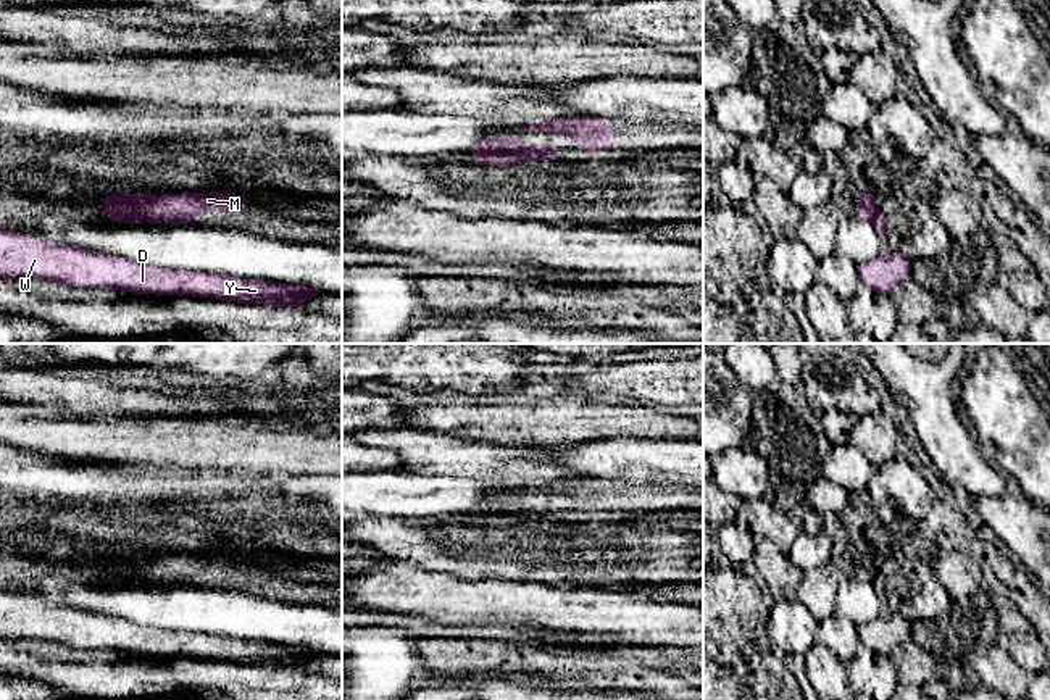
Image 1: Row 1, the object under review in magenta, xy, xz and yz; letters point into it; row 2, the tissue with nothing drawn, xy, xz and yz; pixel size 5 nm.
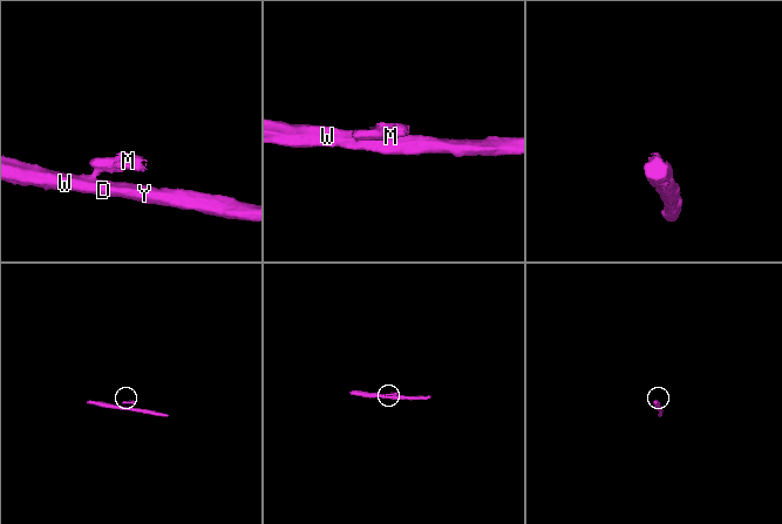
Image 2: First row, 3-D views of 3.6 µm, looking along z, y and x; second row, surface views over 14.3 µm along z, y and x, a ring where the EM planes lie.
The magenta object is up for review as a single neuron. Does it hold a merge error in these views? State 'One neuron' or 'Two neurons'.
Two neurons

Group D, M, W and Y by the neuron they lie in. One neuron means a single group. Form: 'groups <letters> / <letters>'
groups D W Y / M

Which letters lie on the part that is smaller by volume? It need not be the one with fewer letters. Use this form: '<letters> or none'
M

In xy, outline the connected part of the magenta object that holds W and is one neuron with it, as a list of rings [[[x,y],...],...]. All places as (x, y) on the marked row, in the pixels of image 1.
[[[0,227],[0,277],[34,277],[73,287],[295,308],[321,292],[305,285],[140,265],[111,253],[23,235],[6,227]]]

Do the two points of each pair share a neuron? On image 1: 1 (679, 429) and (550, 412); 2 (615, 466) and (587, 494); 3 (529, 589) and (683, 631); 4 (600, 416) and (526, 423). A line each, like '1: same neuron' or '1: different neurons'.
1: same neuron
2: different neurons
3: same neuron
4: same neuron

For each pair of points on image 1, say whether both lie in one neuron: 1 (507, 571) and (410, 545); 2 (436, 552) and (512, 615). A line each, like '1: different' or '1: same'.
1: same
2: different

